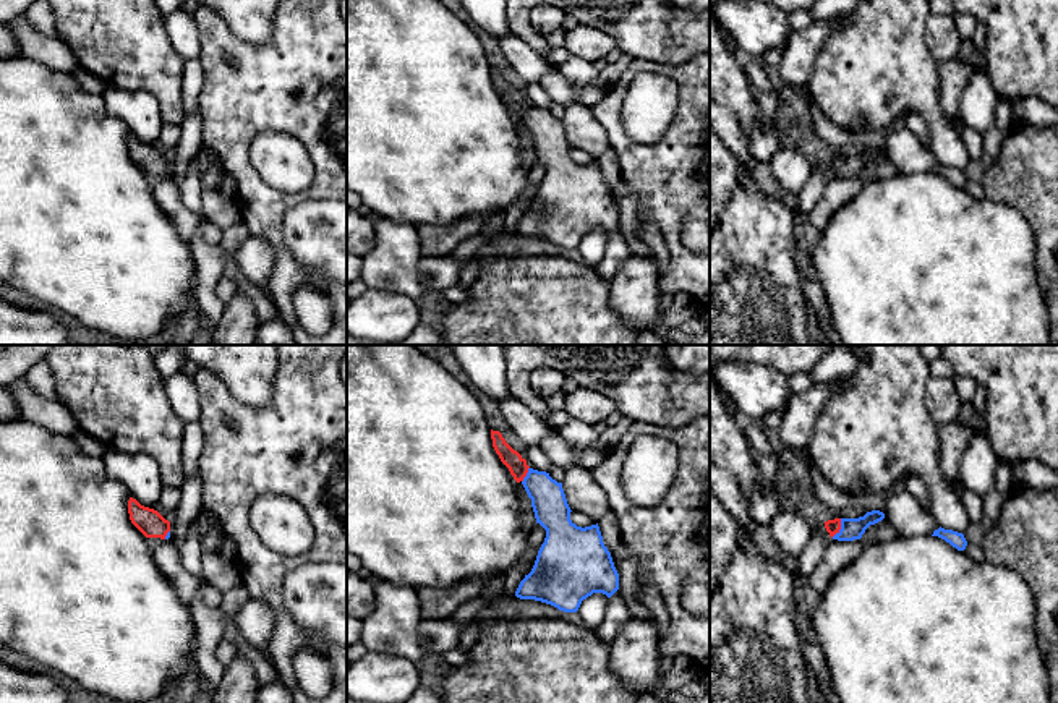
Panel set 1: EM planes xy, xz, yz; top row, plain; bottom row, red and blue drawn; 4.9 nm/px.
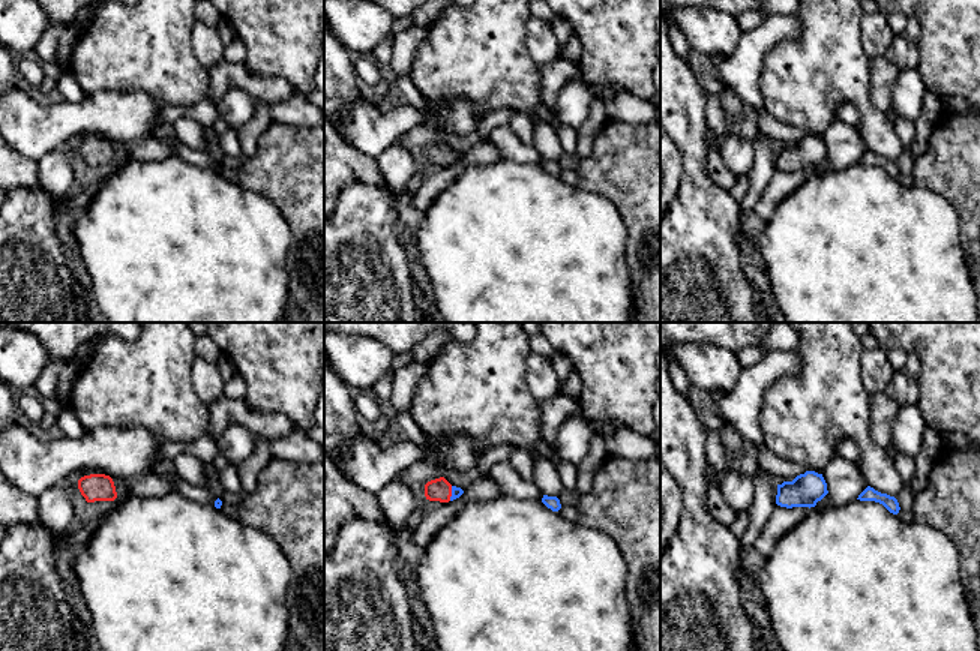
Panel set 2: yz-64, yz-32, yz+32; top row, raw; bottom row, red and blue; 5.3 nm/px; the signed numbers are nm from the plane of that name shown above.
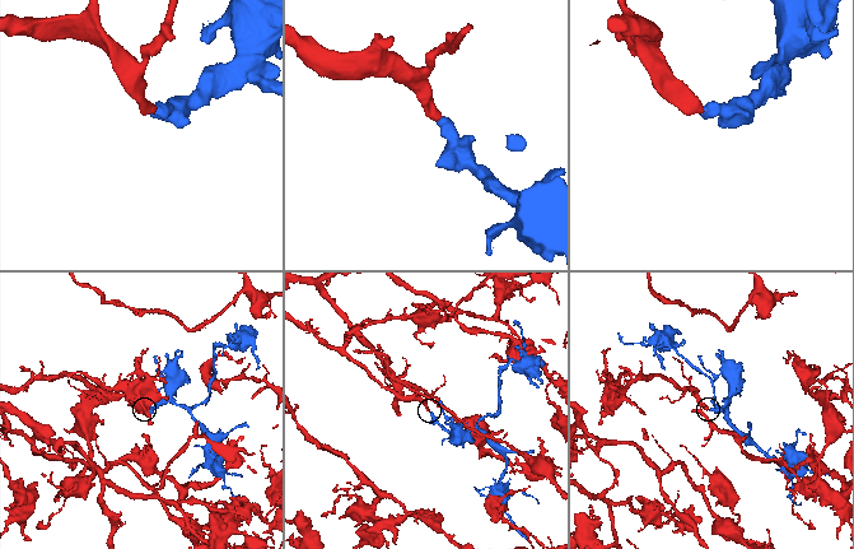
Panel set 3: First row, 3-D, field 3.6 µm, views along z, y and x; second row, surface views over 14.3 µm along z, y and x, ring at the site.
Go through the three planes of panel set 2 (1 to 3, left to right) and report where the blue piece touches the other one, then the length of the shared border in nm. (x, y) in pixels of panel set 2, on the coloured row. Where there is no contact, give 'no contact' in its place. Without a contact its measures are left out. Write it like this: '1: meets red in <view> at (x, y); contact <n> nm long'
1: no contact
2: meets red in yz-32 at (450, 494); contact 80 nm long
3: no contact

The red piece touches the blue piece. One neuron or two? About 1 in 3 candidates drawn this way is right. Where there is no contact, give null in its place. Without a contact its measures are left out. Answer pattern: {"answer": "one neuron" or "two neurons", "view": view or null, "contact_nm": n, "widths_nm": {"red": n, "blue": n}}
{"answer": "one neuron", "view": "yz", "contact_nm": 110, "widths_nm": {"red": 70, "blue": 110}}

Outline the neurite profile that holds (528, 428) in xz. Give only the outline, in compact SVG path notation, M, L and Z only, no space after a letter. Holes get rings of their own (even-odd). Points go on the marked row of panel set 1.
M510 395L497 403L507 426L527 447L540 445L546 436L556 432L535 411L531 411L515 397Z

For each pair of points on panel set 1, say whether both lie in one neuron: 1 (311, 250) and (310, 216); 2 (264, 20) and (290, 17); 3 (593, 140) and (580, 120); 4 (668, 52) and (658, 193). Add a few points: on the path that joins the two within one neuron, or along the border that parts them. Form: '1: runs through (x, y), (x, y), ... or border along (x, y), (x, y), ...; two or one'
1: runs through (311, 242), (310, 224); one
2: border along (277, 17), (277, 26), (266, 41), (245, 39); two
3: runs through (588, 135), (580, 125); one
4: border along (632, 57), (656, 60), (665, 67); two

